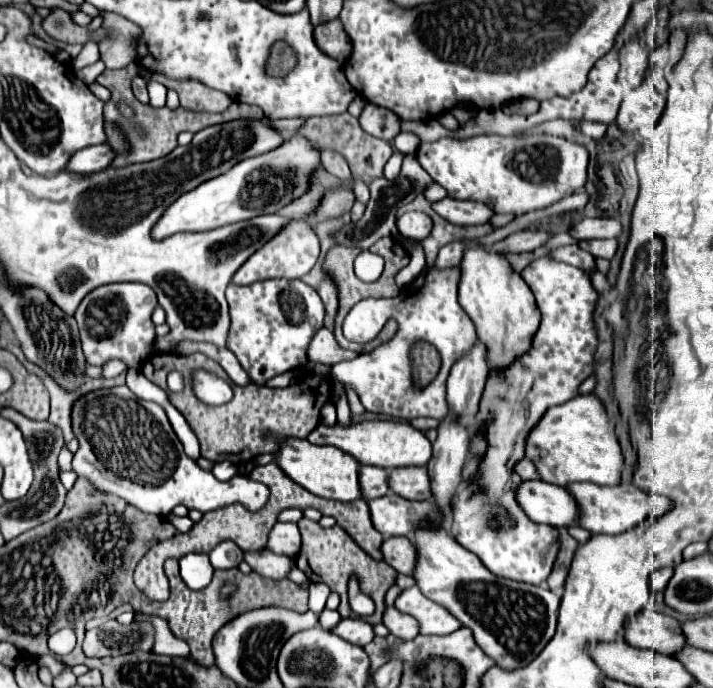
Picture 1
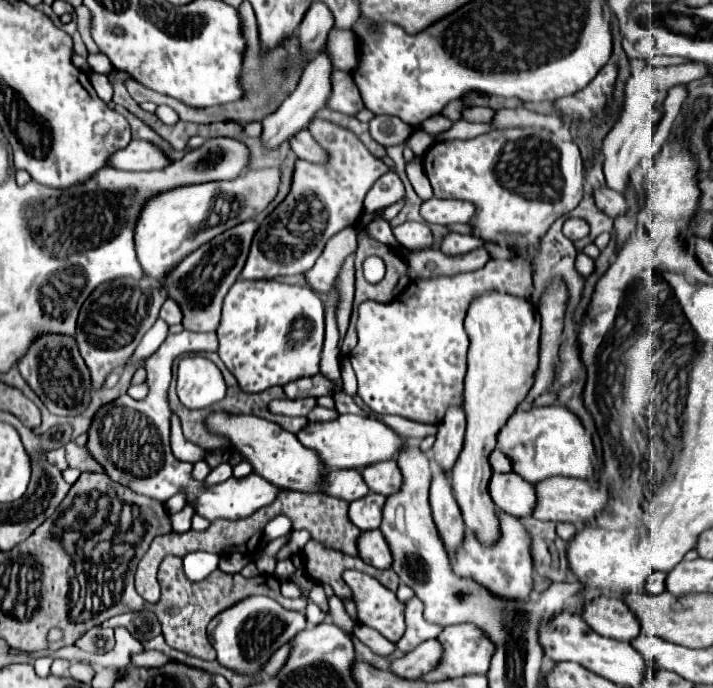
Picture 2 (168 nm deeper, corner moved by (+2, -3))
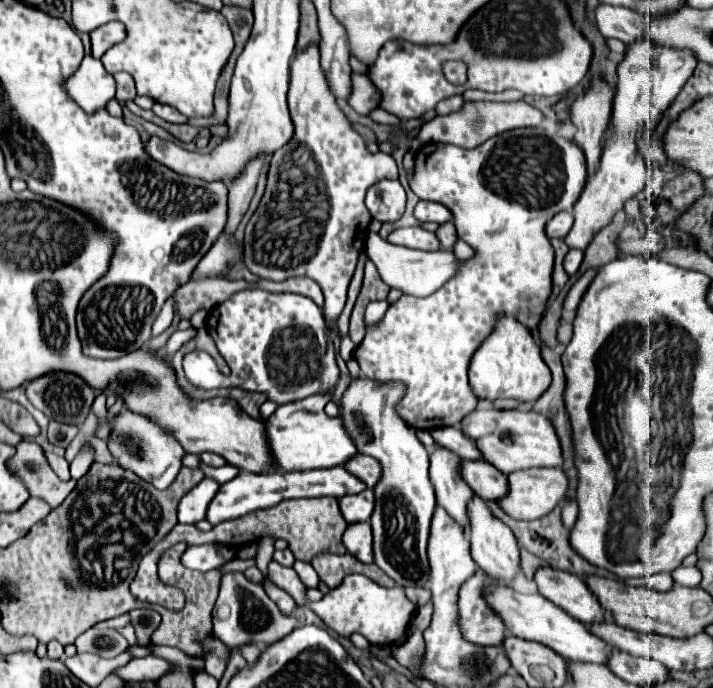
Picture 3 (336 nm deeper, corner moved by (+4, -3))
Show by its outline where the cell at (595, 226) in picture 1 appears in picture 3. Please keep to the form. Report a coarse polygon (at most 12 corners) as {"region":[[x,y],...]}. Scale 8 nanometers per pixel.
{"region":[[559,212],[547,222],[549,238],[565,238],[573,216]]}

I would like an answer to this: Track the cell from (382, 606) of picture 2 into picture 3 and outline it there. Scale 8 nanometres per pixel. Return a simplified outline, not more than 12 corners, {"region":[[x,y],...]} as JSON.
{"region":[[363,574],[309,608],[341,636],[391,646],[415,604]]}

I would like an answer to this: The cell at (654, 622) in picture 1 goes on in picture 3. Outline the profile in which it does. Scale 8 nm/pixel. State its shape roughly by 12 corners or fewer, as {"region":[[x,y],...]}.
{"region":[[547,566],[541,596],[583,624],[613,622],[583,578]]}

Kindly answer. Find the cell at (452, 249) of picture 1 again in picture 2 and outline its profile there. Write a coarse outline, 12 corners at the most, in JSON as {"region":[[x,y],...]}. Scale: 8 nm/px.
{"region":[[449,232],[441,238],[447,256],[465,254],[483,242],[471,234]]}

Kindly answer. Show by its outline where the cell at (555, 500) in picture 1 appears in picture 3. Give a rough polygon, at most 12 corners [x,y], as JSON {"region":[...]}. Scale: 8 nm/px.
{"region":[[465,462],[465,480],[483,500],[509,494],[503,472],[489,462]]}

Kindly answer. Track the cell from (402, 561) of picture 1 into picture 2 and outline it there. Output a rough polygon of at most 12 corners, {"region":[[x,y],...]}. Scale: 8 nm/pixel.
{"region":[[379,530],[361,532],[359,558],[391,568],[391,552]]}

